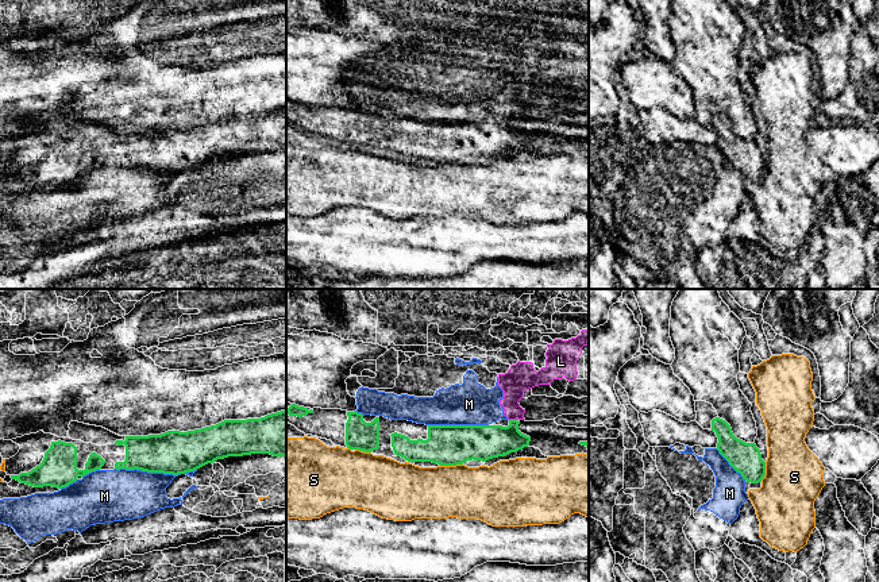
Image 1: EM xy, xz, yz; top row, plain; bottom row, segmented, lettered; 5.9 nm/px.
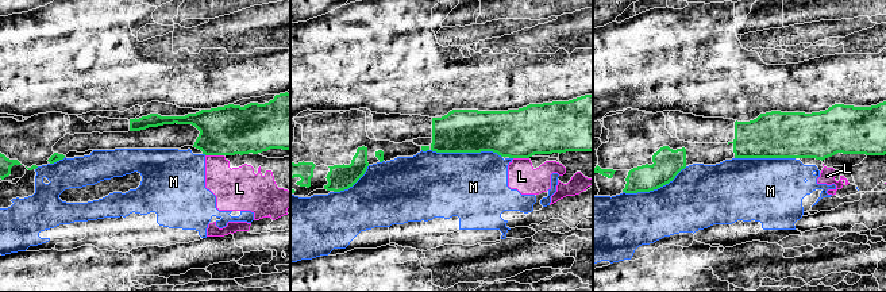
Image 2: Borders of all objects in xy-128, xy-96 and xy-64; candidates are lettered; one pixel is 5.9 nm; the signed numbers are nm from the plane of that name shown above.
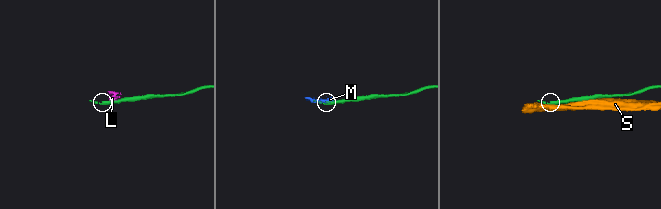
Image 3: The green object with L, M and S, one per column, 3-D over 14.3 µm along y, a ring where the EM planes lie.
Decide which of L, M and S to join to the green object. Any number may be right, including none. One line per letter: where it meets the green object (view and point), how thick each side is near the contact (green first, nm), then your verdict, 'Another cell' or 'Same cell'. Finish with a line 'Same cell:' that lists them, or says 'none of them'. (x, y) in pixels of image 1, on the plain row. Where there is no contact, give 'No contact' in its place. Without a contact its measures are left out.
L: Touches green at xz (513, 118). Thickness 200 nm (green) against 160 nm. Another cell
M: Touches green at xy (147, 169). Thickness 260 nm (green) against 300 nm. Another cell
S: Touches green at xz (451, 162). Thickness 240 nm (green) against 320 nm. Another cell
Same cell: none of them

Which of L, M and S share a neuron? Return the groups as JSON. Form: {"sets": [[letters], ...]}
{"sets": [["L", "M"], ["S"]]}

